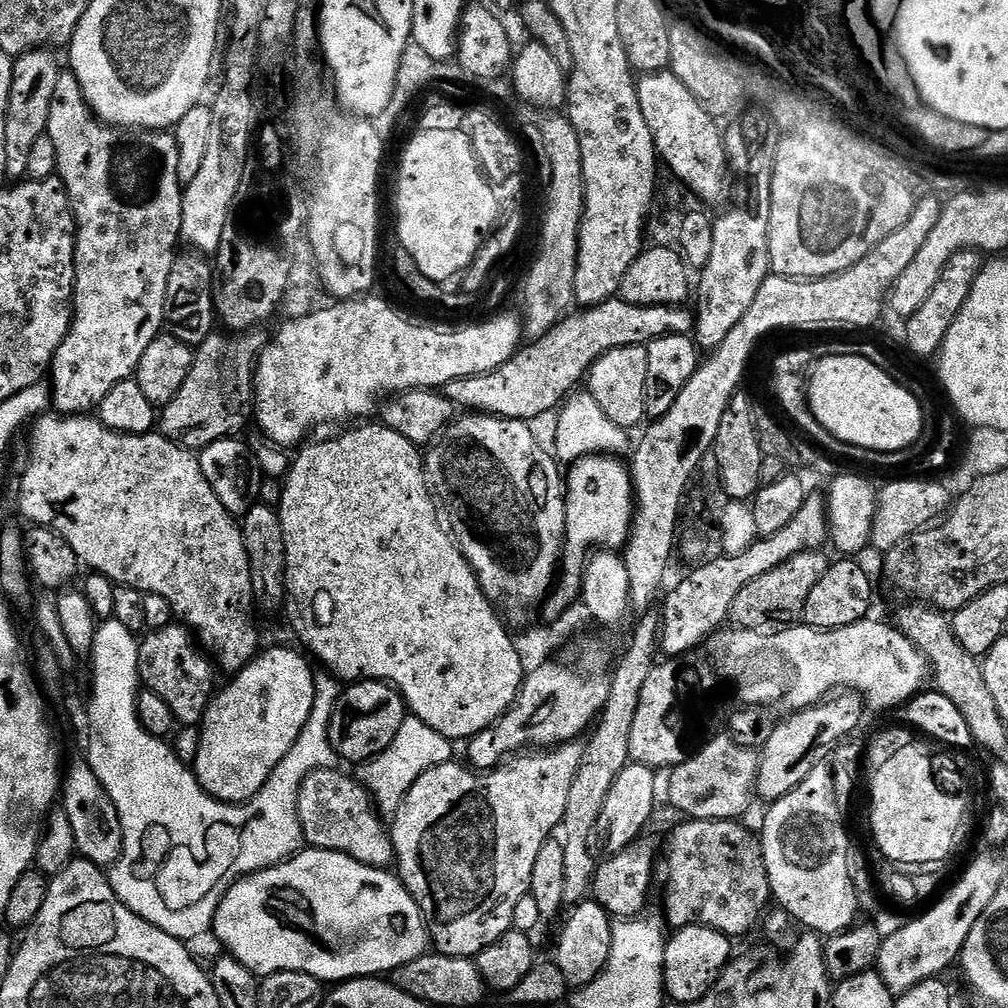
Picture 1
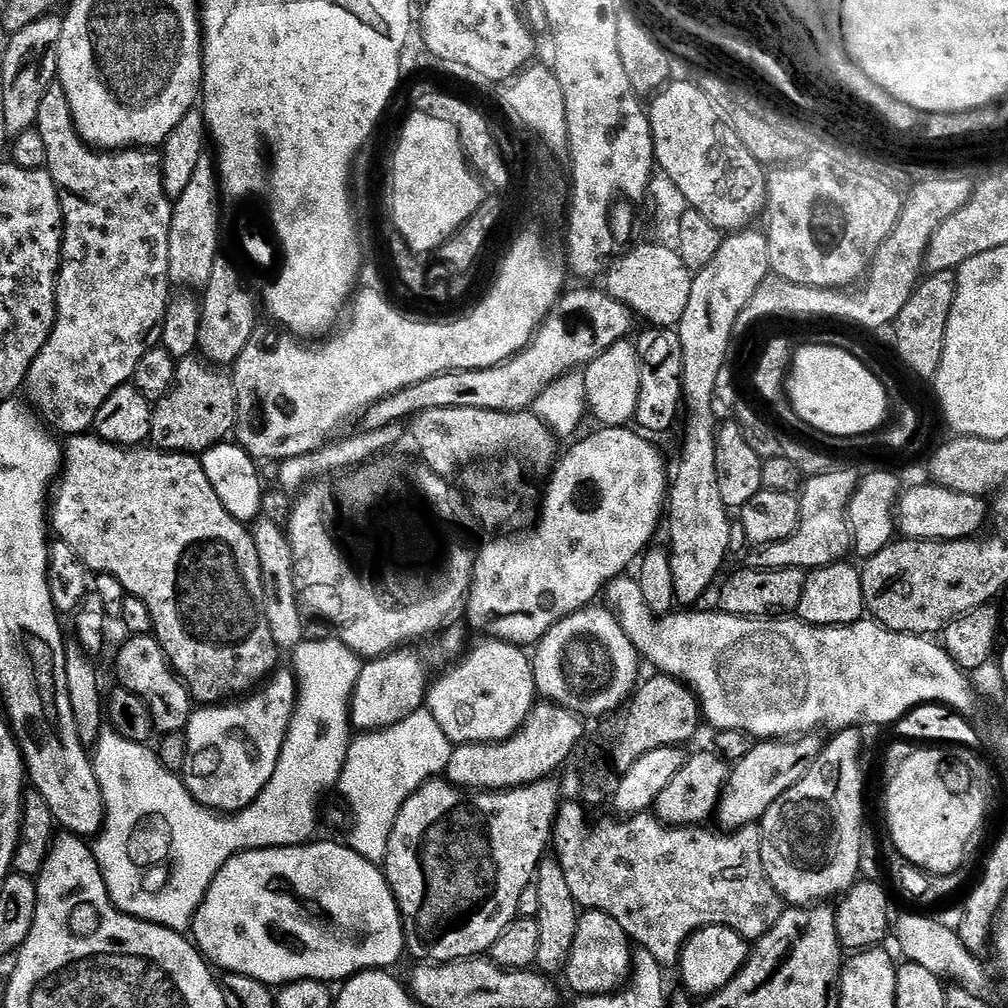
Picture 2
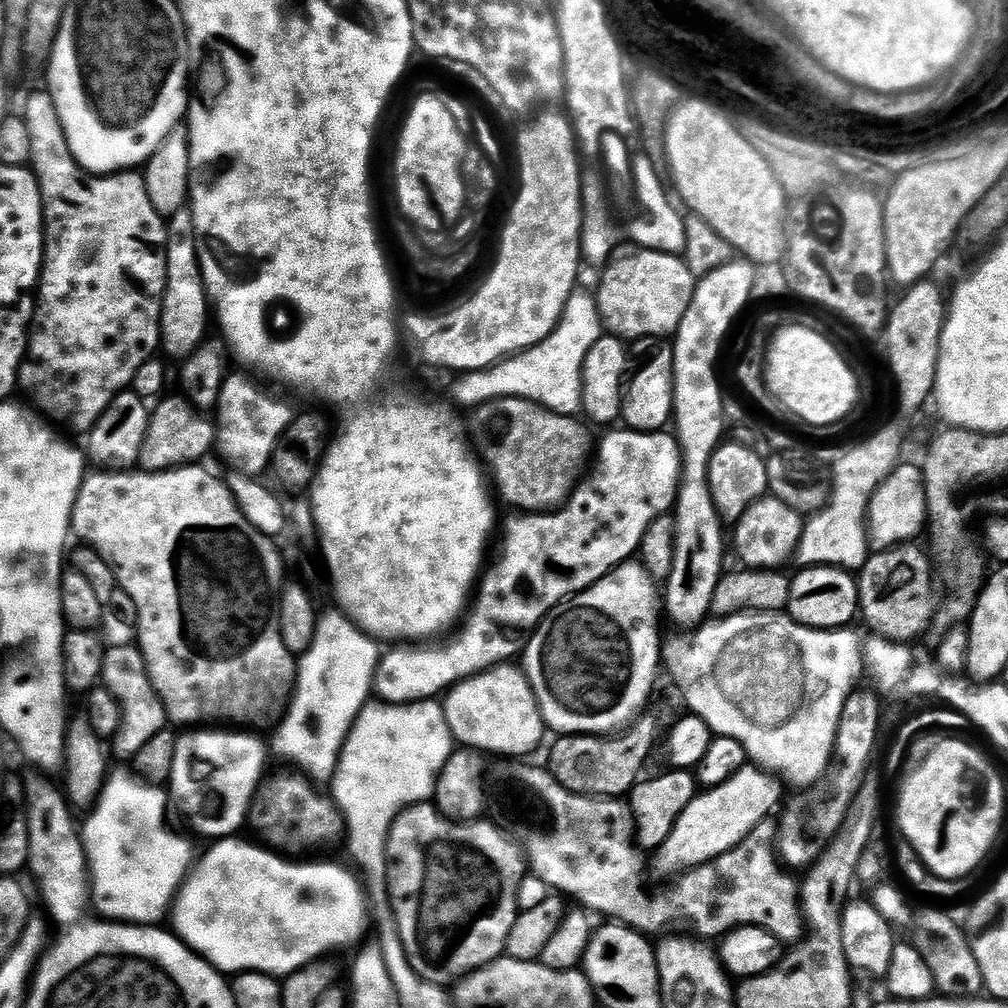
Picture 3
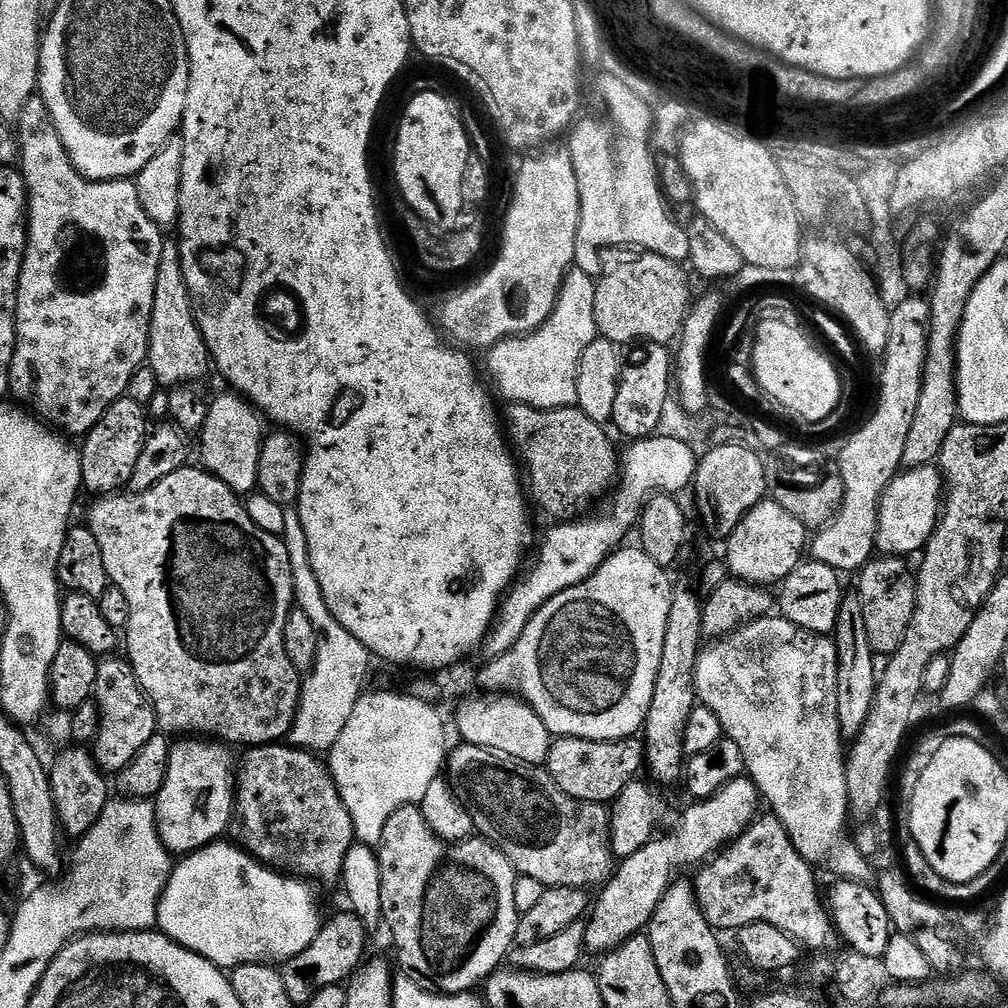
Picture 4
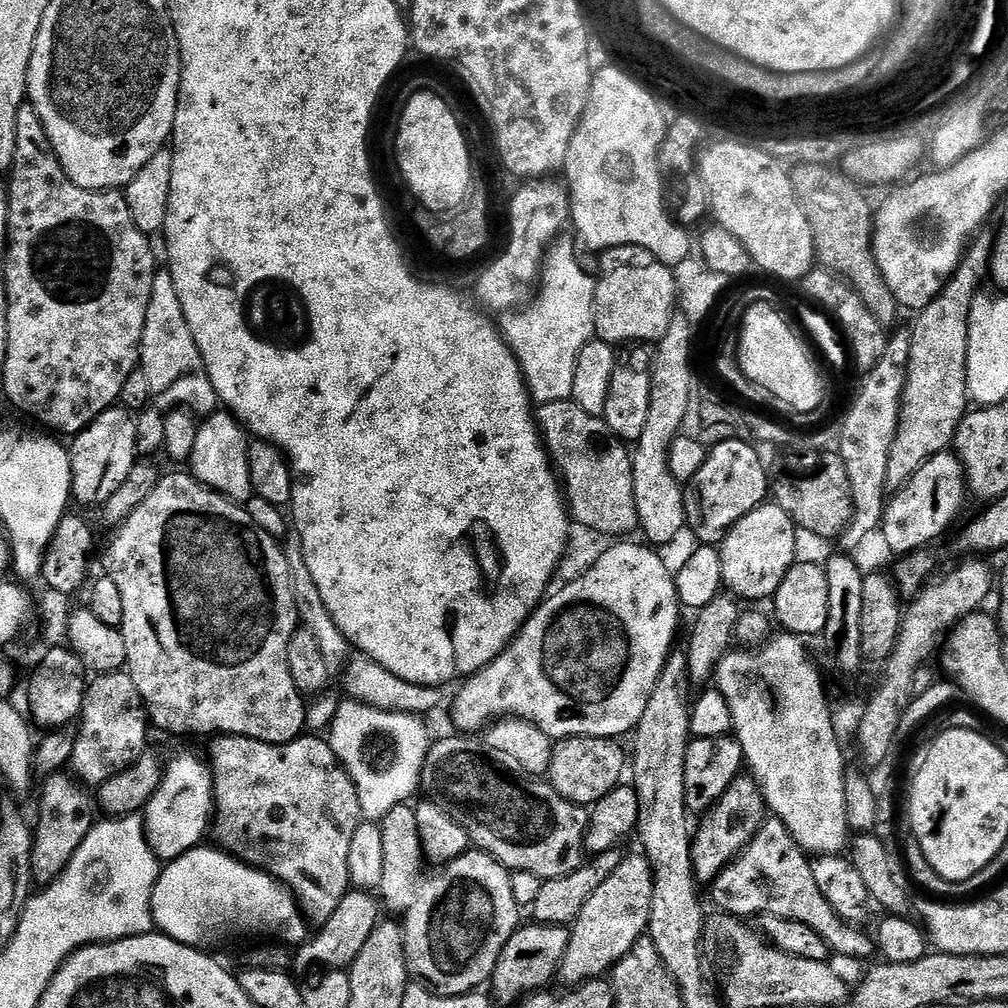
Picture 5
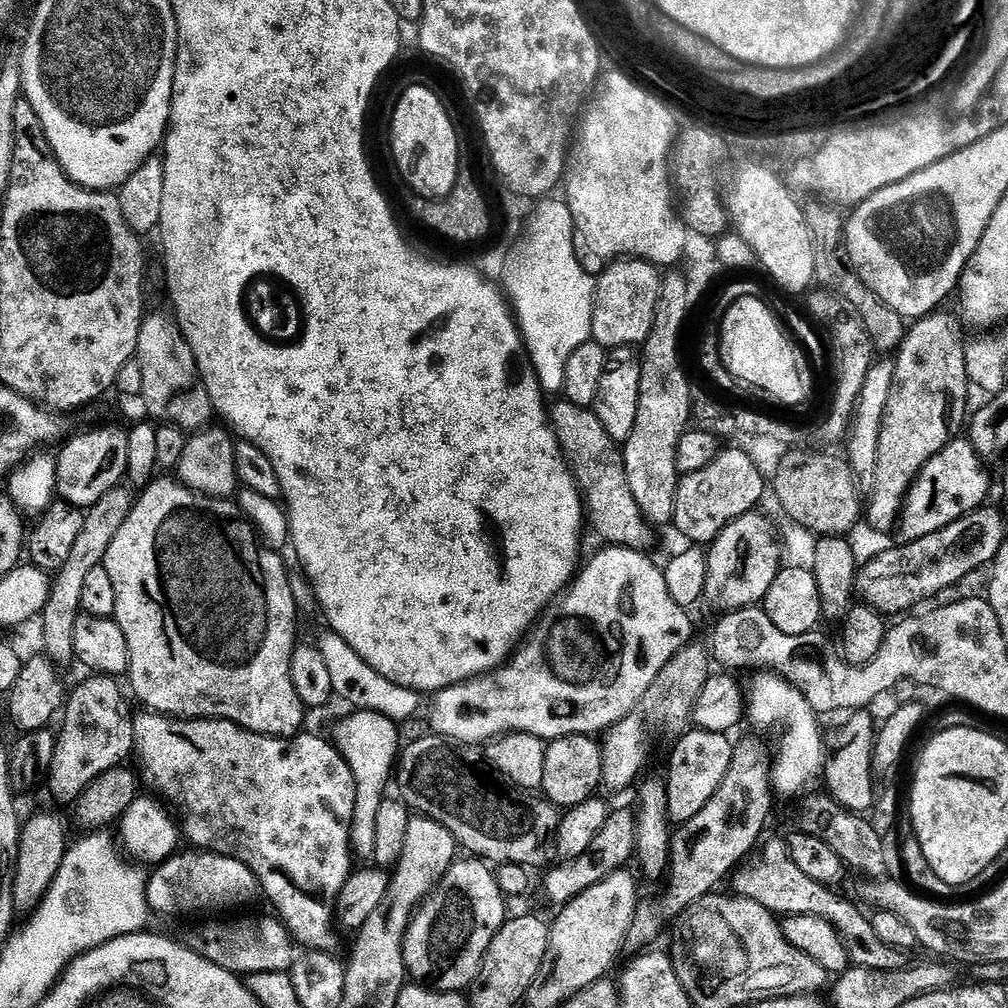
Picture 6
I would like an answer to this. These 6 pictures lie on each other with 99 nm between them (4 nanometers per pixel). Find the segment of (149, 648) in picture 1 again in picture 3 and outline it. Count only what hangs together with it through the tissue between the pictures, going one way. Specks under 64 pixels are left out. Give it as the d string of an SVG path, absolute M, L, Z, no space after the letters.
M135 643L116 644L107 649L104 654L103 687L108 688L122 706L122 726L114 738L116 752L120 756L135 758L138 750L154 738L154 734L165 731L169 727L168 710L163 698L155 689L154 682L148 677L148 666L144 661L144 655Z

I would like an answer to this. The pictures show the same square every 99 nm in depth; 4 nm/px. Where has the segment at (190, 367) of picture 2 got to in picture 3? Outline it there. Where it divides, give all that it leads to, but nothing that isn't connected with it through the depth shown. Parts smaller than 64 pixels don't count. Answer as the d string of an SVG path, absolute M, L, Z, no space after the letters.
M167 396L155 401L148 418L146 438L142 442L138 461L139 467L146 472L165 472L184 465L195 465L204 460L202 458L208 451L216 448L215 423L197 409L187 396Z

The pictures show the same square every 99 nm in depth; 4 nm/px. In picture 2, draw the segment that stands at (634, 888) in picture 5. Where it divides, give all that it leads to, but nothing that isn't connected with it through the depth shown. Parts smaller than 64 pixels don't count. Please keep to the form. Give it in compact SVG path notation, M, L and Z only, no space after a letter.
M804 734L799 738L753 743L750 754L735 761L734 767L729 771L728 784L714 813L715 819L720 819L719 827L724 830L735 830L760 821L766 810L770 810L770 806L778 802L778 798L786 794L786 790L790 790L794 782L801 780L806 770L810 770L810 766L825 746L825 741L819 740L818 737L816 734Z

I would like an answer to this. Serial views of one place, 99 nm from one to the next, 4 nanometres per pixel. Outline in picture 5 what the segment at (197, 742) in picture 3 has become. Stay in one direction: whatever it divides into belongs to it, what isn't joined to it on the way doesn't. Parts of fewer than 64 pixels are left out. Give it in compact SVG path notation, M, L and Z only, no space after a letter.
M176 756L172 761L167 761L164 776L160 779L158 790L144 807L142 819L144 822L144 837L148 845L161 861L177 860L182 854L197 847L200 840L210 832L210 825L214 819L214 797L212 794L212 769L203 759L196 756Z

